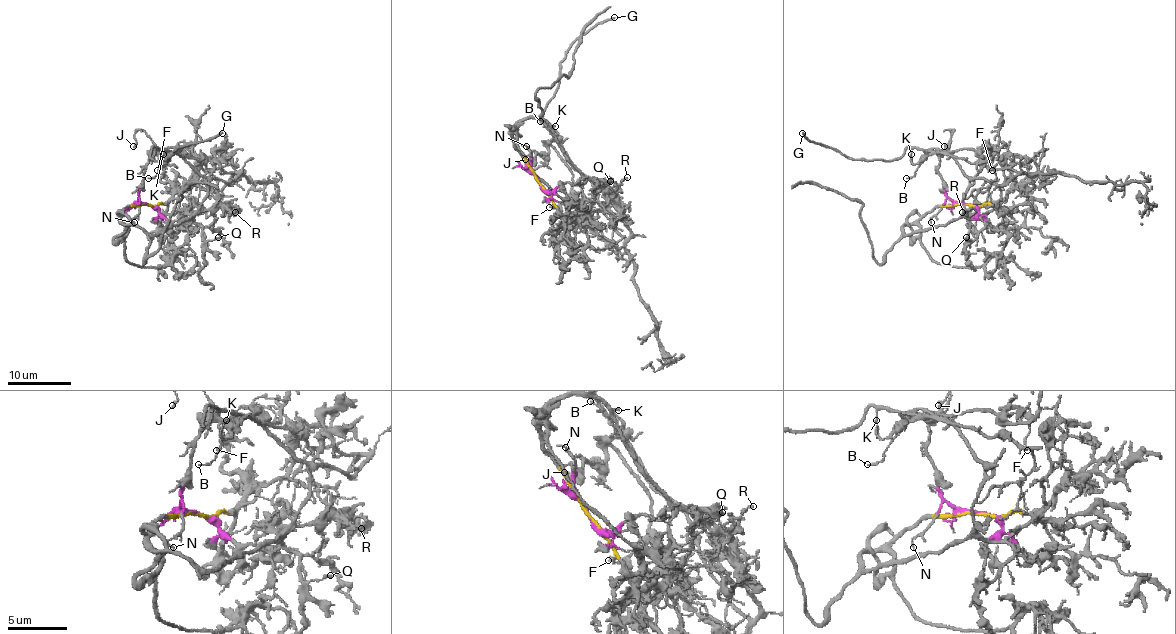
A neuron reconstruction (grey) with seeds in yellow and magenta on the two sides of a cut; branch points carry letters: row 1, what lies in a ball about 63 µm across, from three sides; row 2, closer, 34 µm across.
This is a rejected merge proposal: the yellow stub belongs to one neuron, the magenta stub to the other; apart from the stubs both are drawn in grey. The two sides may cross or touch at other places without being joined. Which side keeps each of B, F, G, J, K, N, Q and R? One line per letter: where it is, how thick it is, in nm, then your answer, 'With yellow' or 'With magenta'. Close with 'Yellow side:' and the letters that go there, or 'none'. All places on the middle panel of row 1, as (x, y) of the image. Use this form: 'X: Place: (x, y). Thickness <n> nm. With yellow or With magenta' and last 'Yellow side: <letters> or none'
B: Place: (540, 121). Thickness 120 nm. With magenta
F: Place: (549, 207). Thickness 160 nm. With magenta
G: Place: (614, 17). Thickness 180 nm. With magenta
J: Place: (525, 159). Thickness 160 nm. With magenta
K: Place: (555, 126). Thickness 110 nm. With magenta
N: Place: (526, 146). Thickness 140 nm. With magenta
Q: Place: (610, 181). Thickness 180 nm. With yellow
R: Place: (627, 177). Thickness 140 nm. With yellow
Yellow side: Q, R

